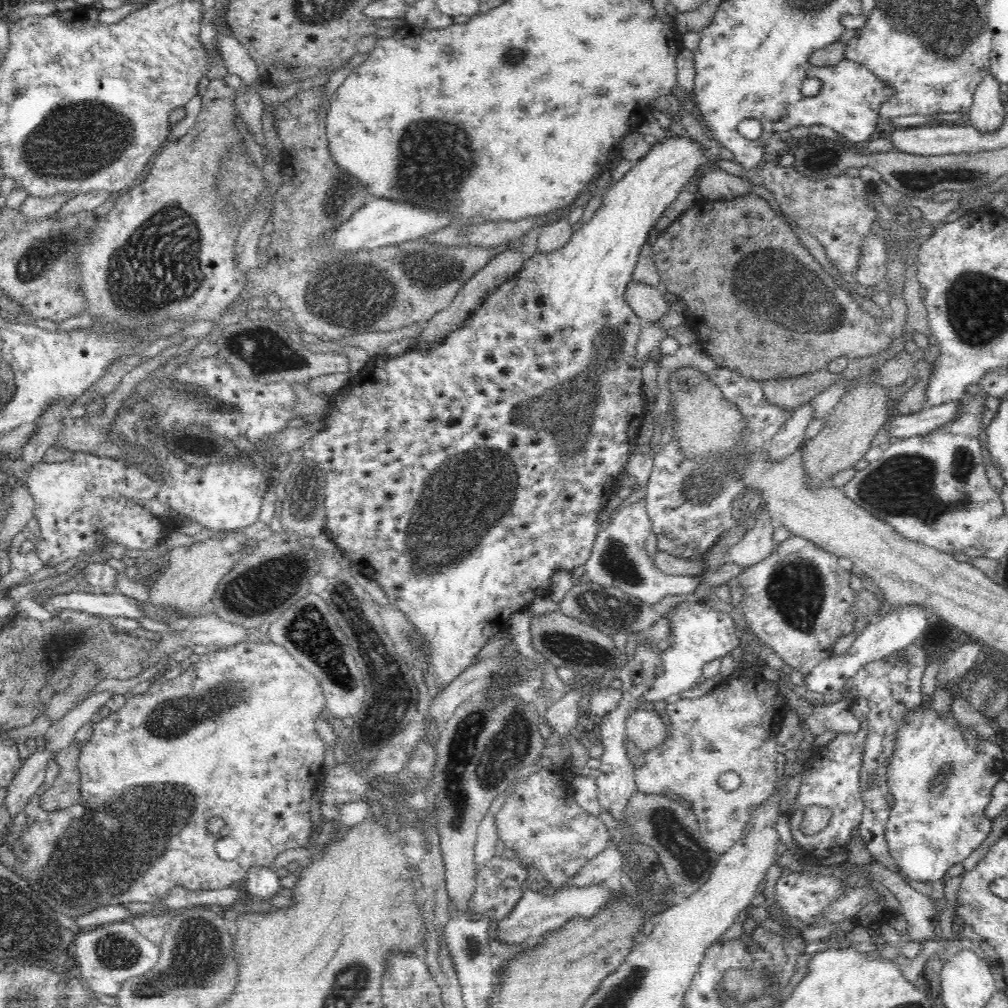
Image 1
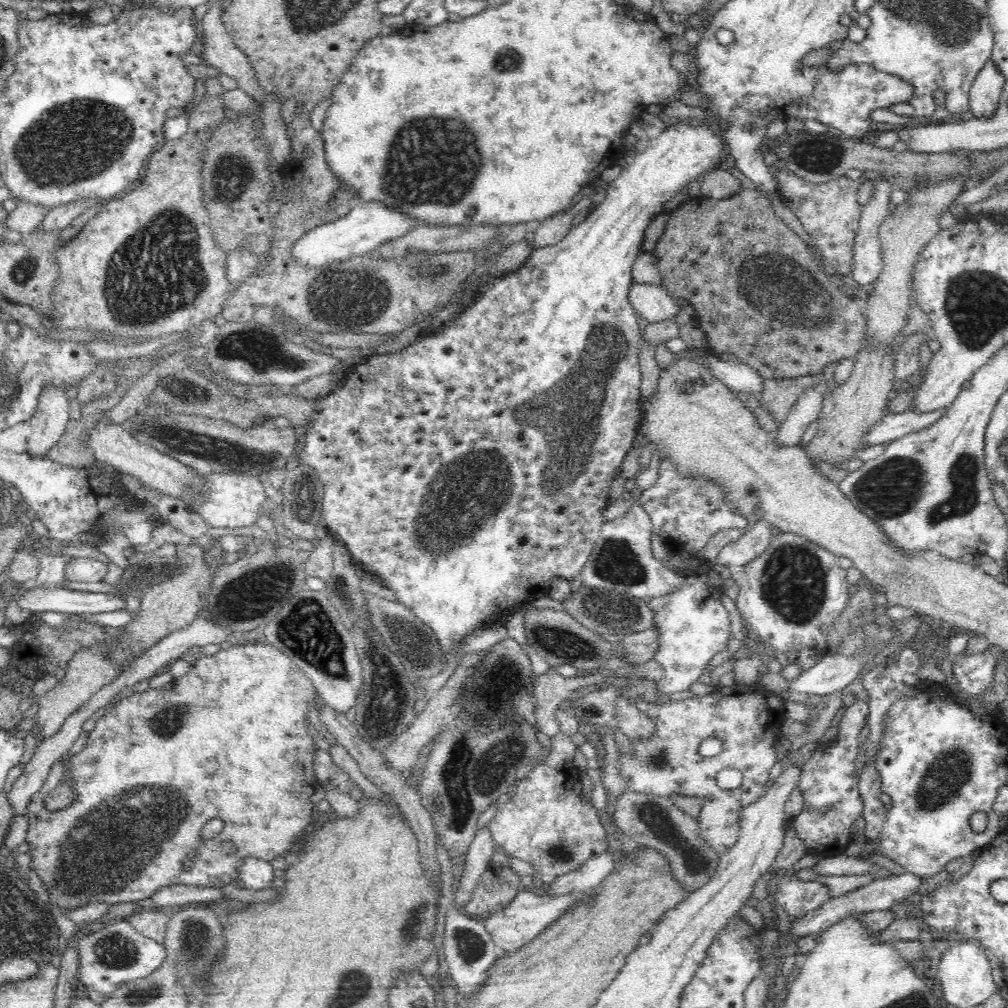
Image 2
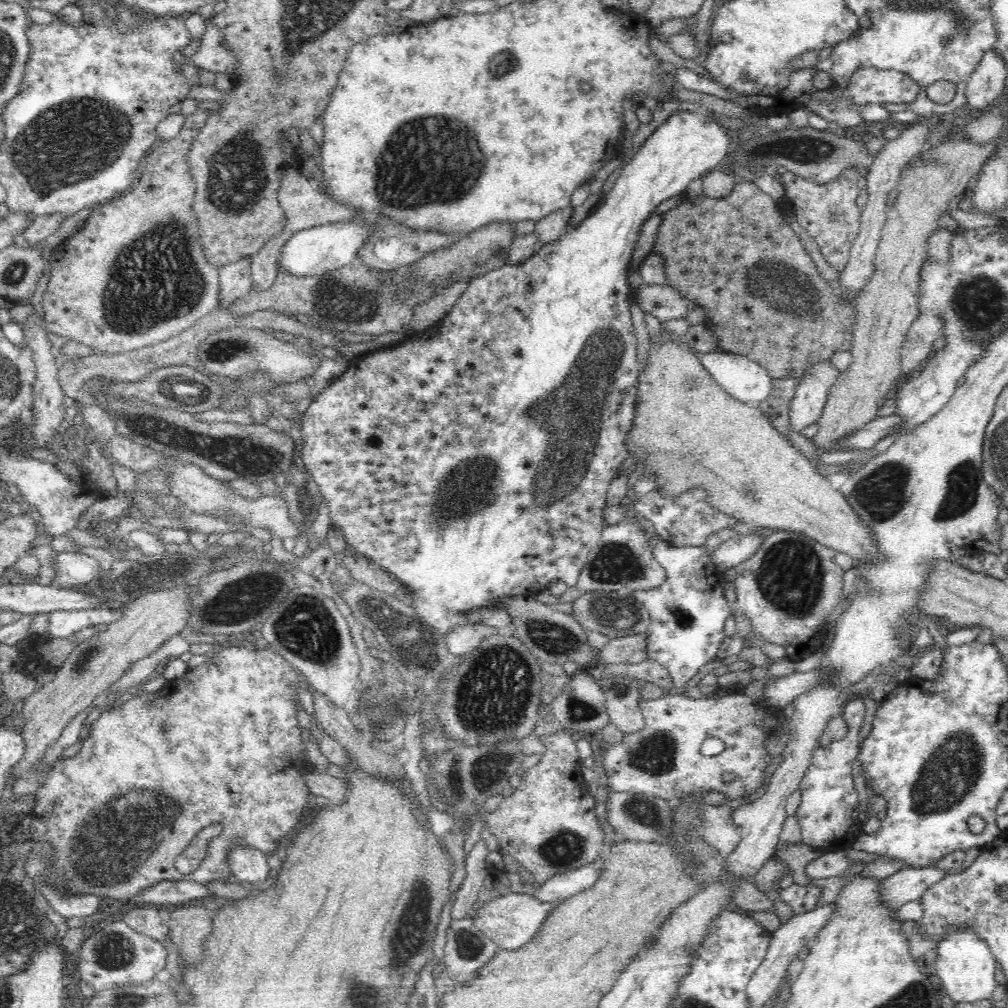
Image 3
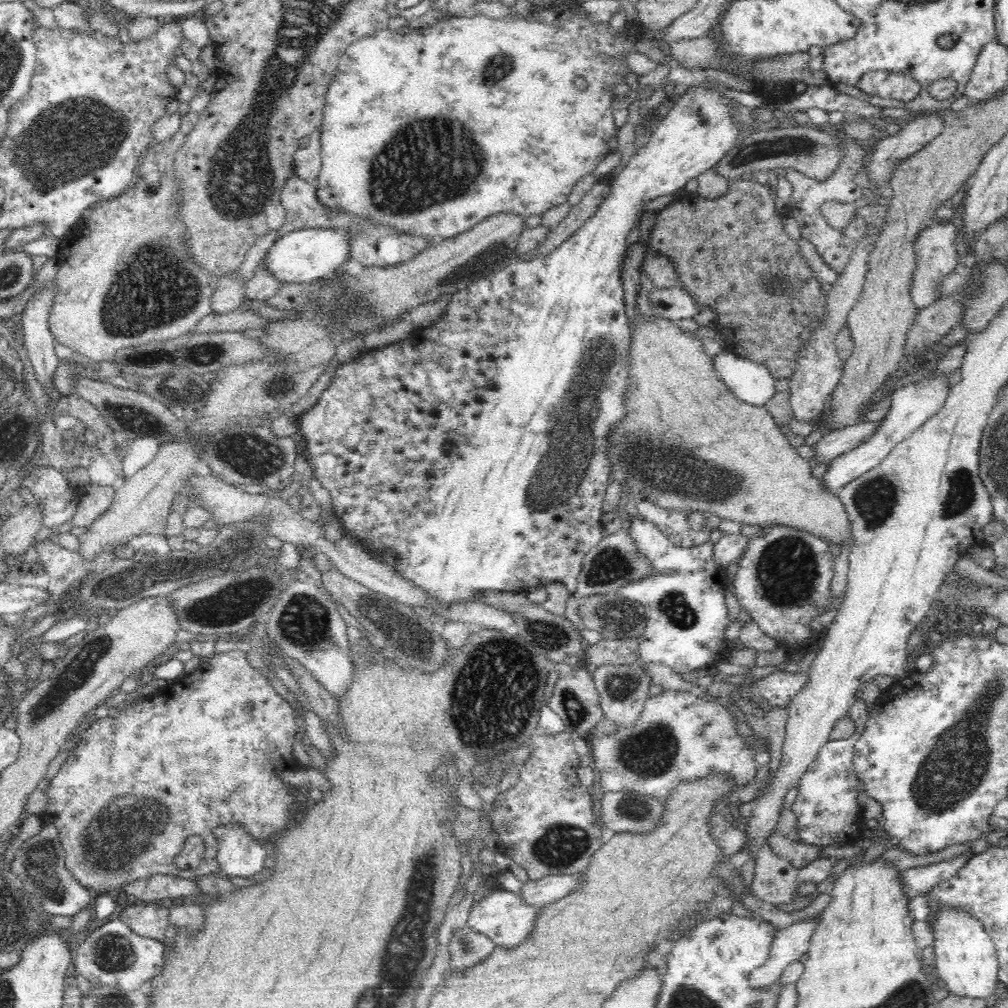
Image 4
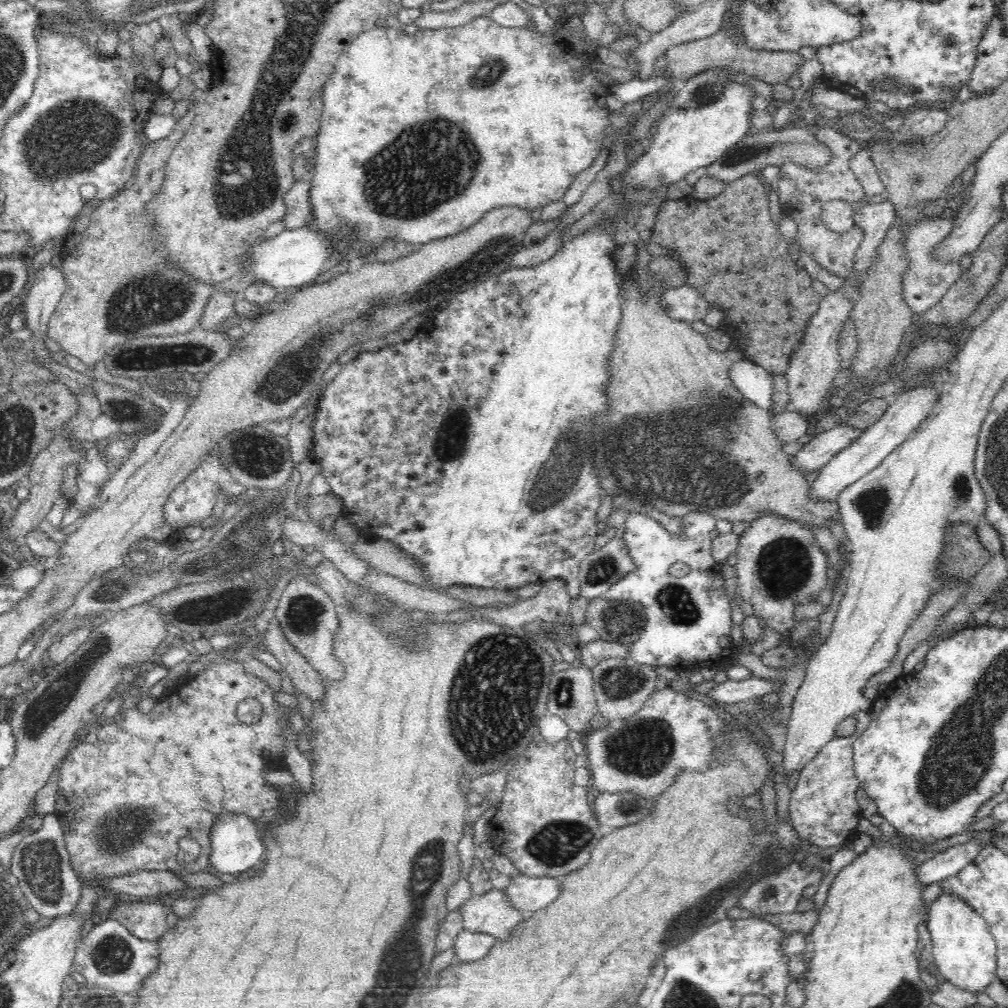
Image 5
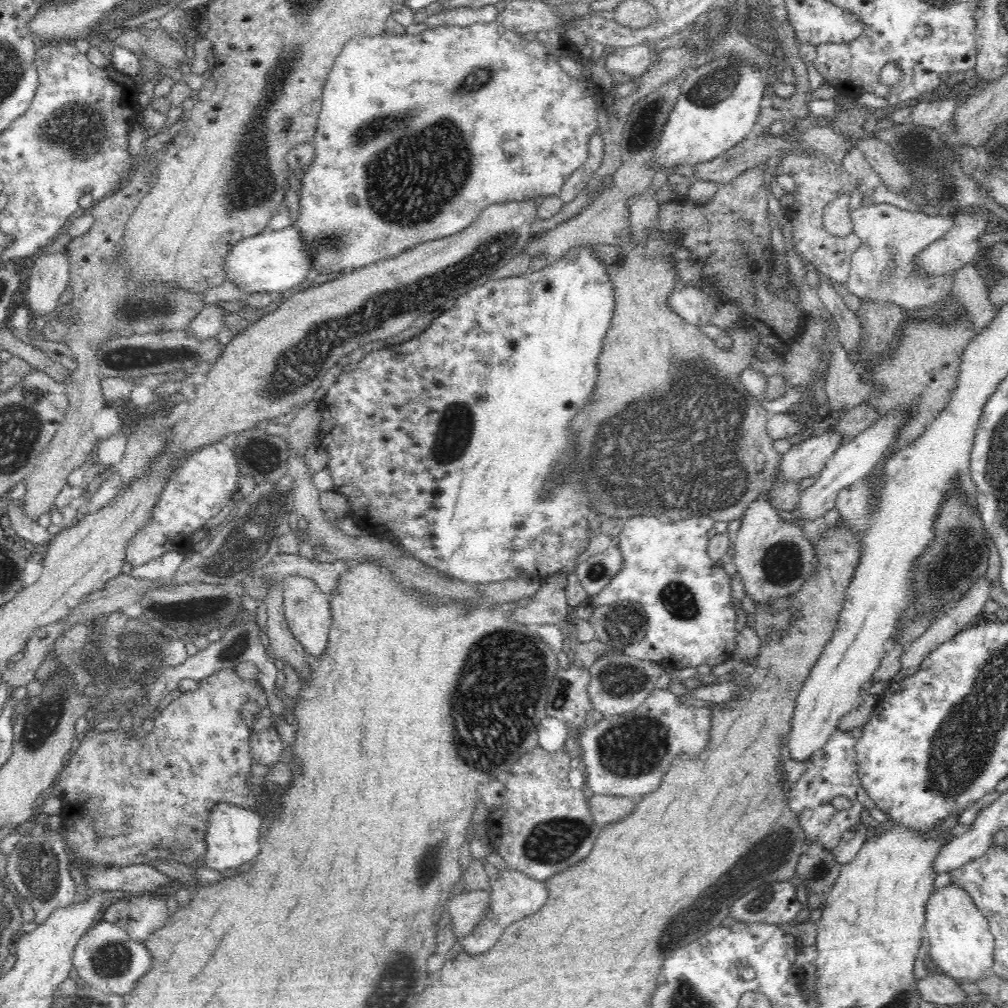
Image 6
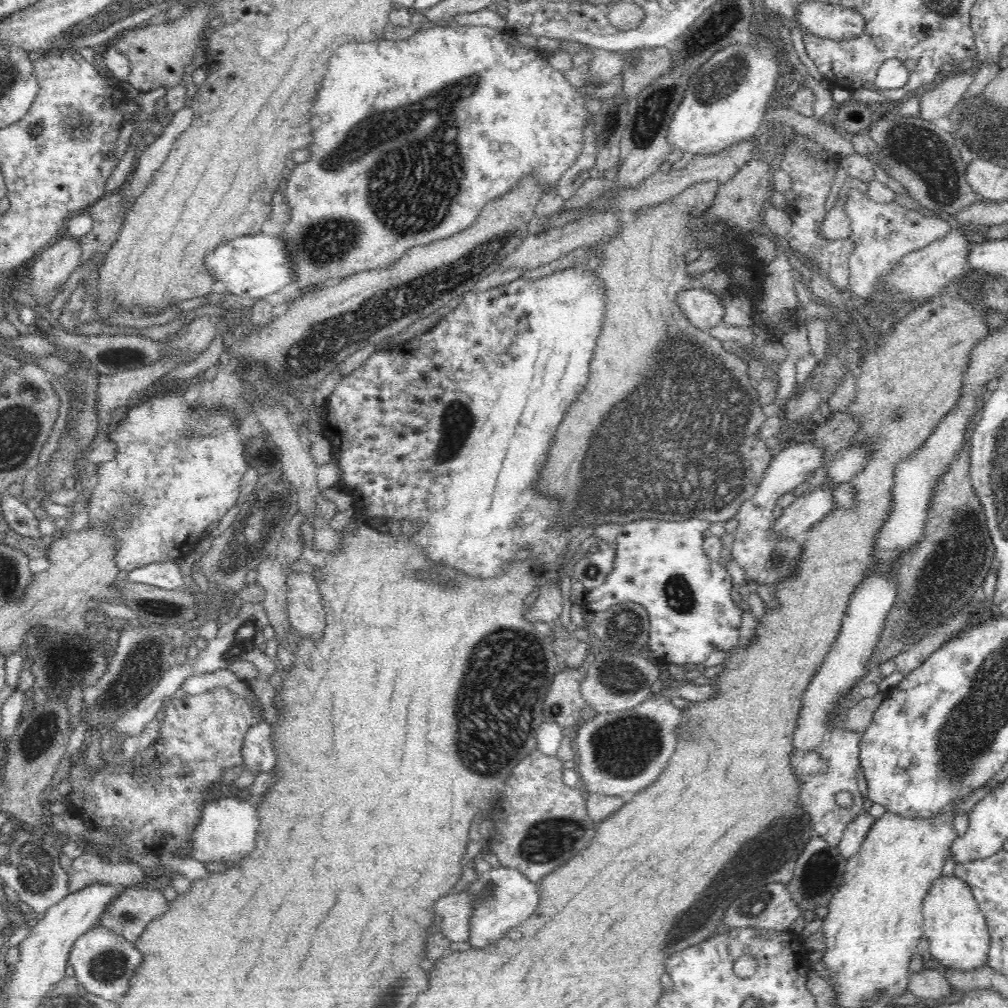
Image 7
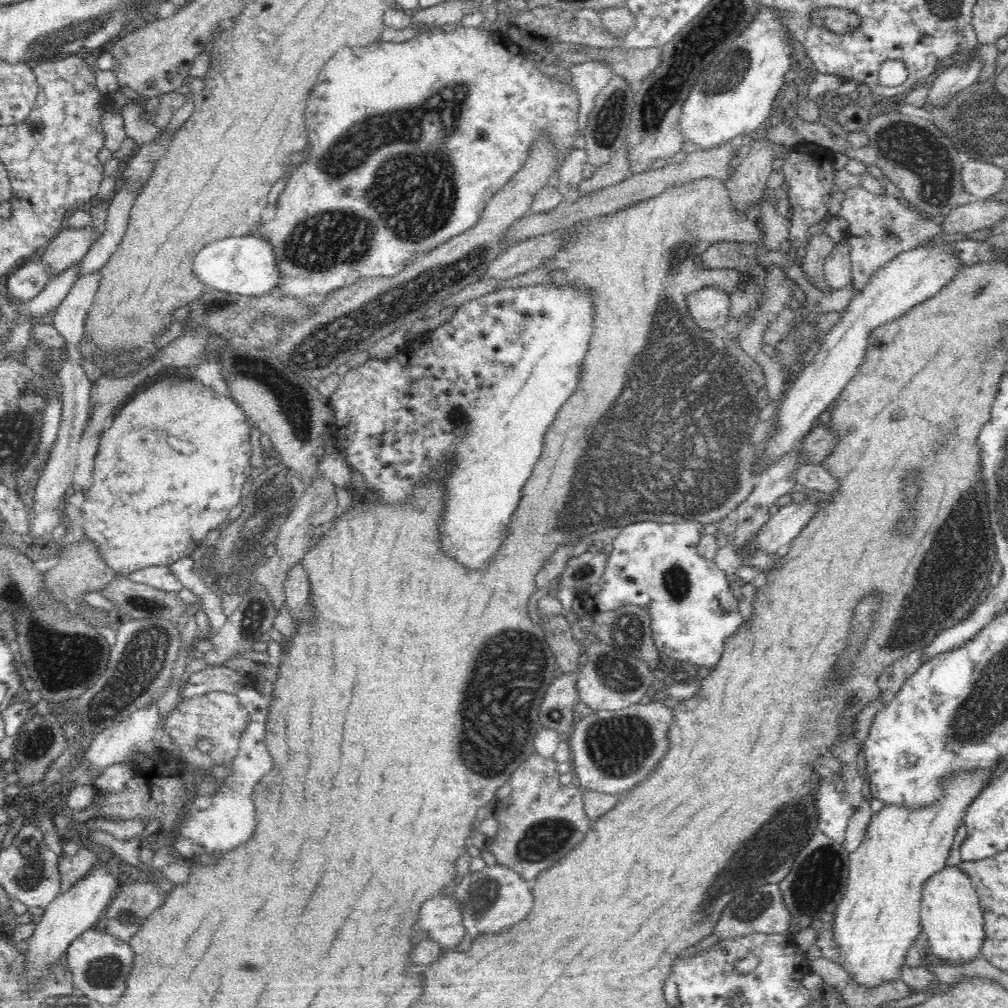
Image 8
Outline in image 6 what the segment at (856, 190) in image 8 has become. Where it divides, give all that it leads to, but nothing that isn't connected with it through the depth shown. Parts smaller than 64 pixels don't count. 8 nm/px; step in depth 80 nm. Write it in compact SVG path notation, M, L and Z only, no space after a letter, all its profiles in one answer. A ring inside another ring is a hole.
M873 203L870 206L852 208L850 213L853 222L853 233L859 236L861 243L851 256L847 289L860 299L873 298L880 302L893 302L910 310L926 308L938 300L951 296L955 273L942 276L925 276L917 272L917 264L913 262L917 252L924 250L929 244L942 238L951 229L950 217L941 215L931 217L921 212L902 210L890 203Z

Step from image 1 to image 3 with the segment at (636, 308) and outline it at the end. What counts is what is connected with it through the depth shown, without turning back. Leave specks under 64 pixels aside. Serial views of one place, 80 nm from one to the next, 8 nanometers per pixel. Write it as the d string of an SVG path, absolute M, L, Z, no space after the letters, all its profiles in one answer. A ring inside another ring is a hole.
M645 285L637 292L636 300L644 312L656 316L661 324L684 318L690 312L690 302L672 285Z

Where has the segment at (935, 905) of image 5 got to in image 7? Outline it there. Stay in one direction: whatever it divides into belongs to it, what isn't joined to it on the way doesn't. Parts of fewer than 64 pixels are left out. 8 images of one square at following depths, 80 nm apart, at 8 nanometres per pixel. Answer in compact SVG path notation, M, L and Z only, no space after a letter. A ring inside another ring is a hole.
M956 876L938 878L932 882L926 893L923 905L923 935L930 943L930 951L942 969L956 969L958 971L973 971L988 962L990 952L990 933L987 929L985 916L980 912L980 907L970 890L970 885Z

